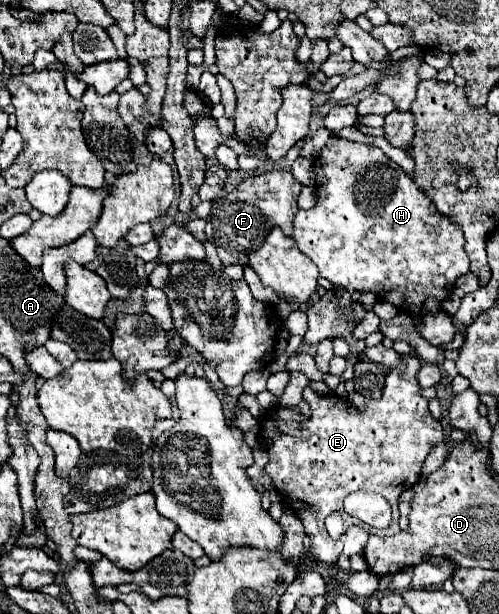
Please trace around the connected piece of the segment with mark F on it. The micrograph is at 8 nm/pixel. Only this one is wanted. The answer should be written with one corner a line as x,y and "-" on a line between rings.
270,171
270,173
252,175
244,179
226,197
214,199
212,211
206,217
206,221
218,225
218,229
206,229
206,237
216,247
220,261
224,265
232,265
232,263
246,265
248,255
262,245
264,237
274,225
282,227
286,235
292,235
292,221
298,211
296,199
300,191
302,185
292,177
290,171

